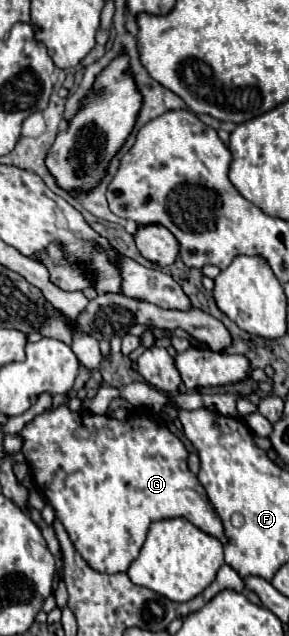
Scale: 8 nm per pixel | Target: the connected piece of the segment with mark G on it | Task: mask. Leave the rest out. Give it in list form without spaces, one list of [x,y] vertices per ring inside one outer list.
[[[61,405],[55,411],[45,411],[43,415],[35,417],[29,425],[25,425],[21,435],[25,439],[21,451],[37,487],[55,507],[57,519],[67,527],[75,549],[97,571],[127,571],[129,563],[135,559],[135,555],[139,555],[151,523],[159,519],[183,517],[221,543],[229,541],[221,519],[207,499],[205,489],[187,467],[187,451],[183,443],[153,417],[143,415],[141,409],[133,409],[125,421],[117,421],[109,415],[71,413],[67,405]]]

